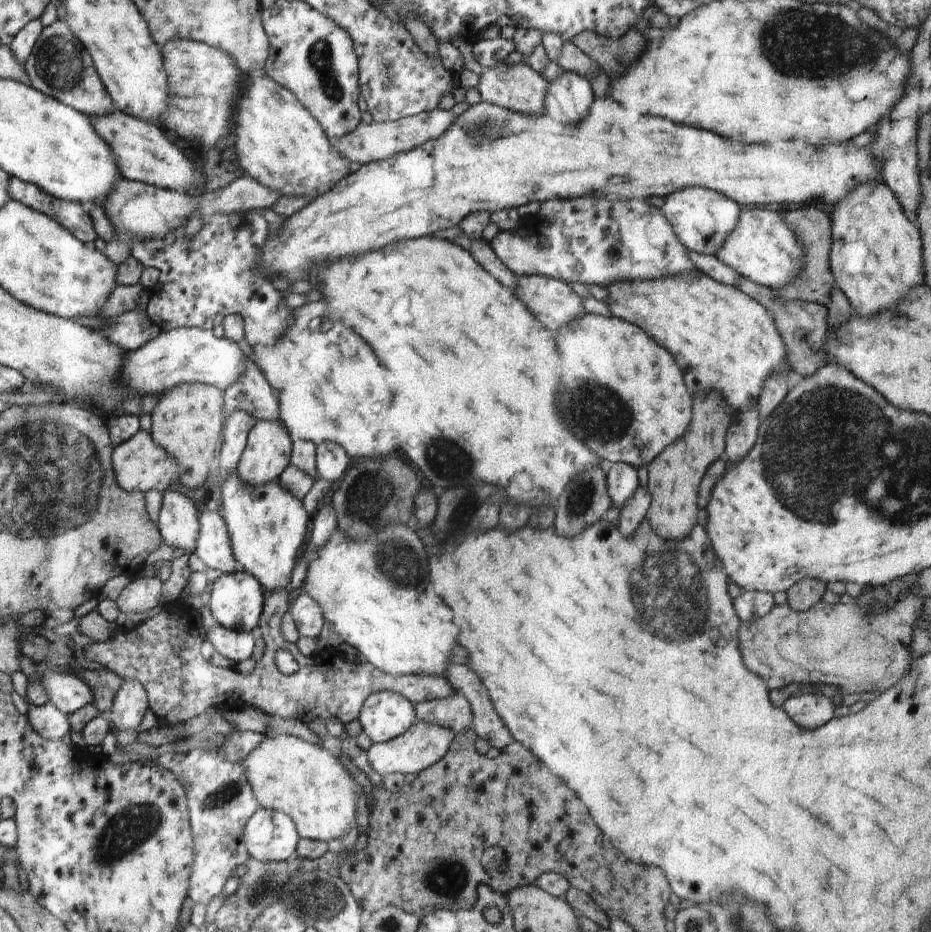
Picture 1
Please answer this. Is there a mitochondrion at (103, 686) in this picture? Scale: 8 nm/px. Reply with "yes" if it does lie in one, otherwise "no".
yes

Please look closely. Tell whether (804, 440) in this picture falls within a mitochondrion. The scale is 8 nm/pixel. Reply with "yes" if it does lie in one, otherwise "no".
yes

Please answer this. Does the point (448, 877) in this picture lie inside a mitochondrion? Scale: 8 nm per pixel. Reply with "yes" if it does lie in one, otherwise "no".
yes

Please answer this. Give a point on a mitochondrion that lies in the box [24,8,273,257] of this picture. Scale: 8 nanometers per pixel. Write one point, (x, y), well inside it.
(58, 64)

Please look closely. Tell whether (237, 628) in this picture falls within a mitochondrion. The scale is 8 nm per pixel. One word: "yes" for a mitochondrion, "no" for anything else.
no

